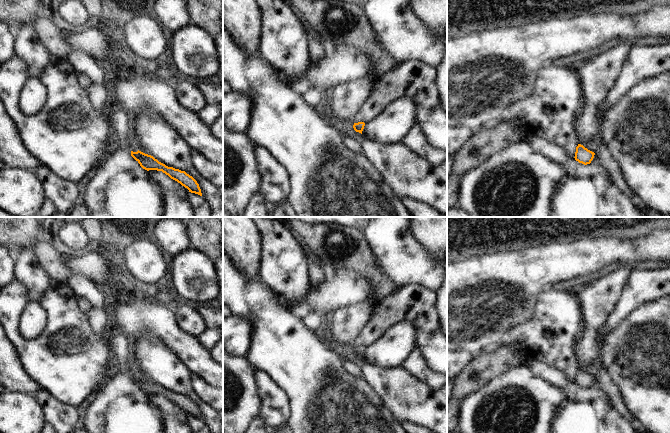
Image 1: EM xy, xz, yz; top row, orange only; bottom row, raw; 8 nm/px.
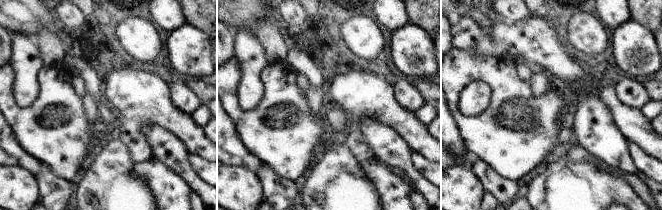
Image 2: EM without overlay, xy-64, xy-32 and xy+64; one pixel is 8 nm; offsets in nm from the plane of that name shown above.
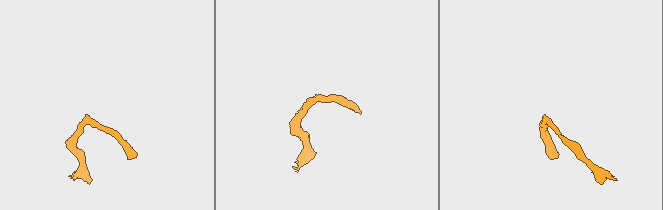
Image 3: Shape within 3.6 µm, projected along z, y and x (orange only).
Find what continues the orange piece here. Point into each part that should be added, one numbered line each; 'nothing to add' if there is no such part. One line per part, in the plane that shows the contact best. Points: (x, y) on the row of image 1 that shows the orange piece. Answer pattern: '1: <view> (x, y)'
nothing to add

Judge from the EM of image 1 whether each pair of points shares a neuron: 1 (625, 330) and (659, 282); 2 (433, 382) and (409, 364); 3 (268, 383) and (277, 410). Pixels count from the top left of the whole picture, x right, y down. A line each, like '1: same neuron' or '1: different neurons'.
1: different neurons
2: same neuron
3: same neuron

